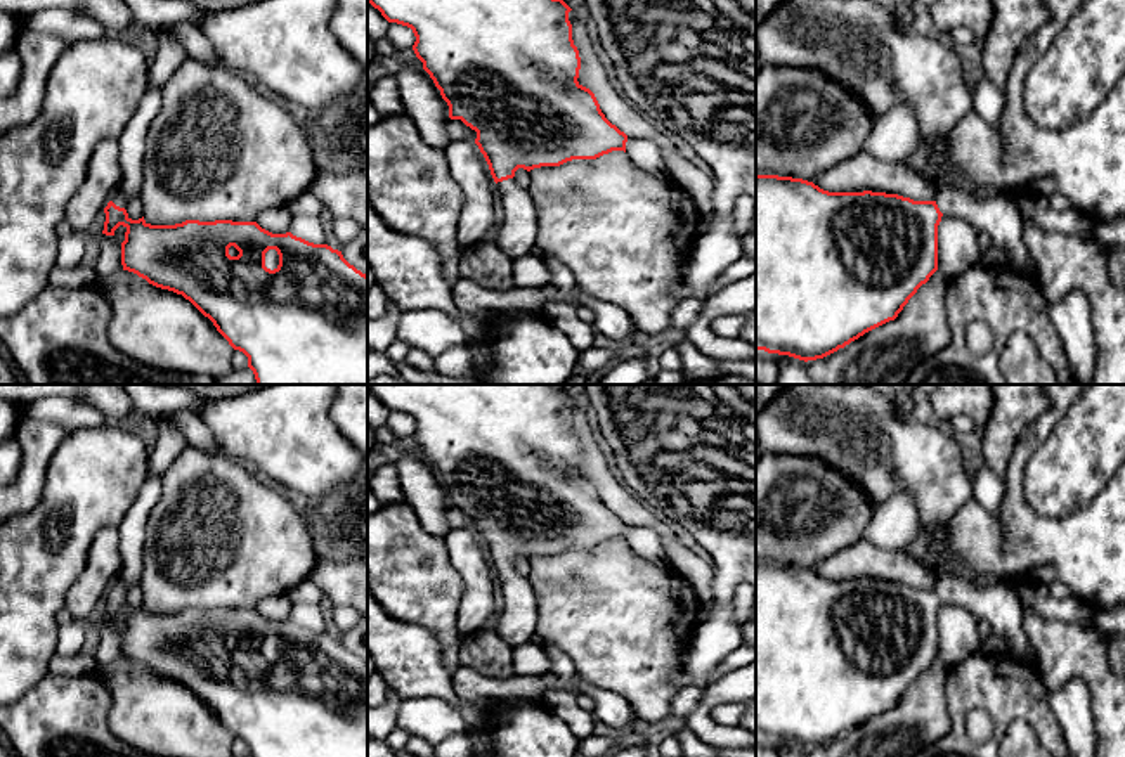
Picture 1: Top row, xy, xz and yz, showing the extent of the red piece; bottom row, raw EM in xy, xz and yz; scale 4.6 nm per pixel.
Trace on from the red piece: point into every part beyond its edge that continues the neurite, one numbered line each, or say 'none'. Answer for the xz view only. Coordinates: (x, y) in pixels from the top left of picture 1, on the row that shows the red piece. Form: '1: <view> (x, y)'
1: xz (517, 236)

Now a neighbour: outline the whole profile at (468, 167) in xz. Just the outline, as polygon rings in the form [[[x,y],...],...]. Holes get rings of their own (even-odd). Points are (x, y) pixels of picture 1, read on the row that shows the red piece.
[[[473,140],[451,142],[444,151],[451,173],[465,194],[458,220],[458,243],[463,249],[473,248],[491,234],[496,218],[497,187]]]

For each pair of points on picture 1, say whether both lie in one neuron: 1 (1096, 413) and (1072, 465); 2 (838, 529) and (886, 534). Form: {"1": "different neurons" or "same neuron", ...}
{"1": "same neuron", "2": "different neurons"}

